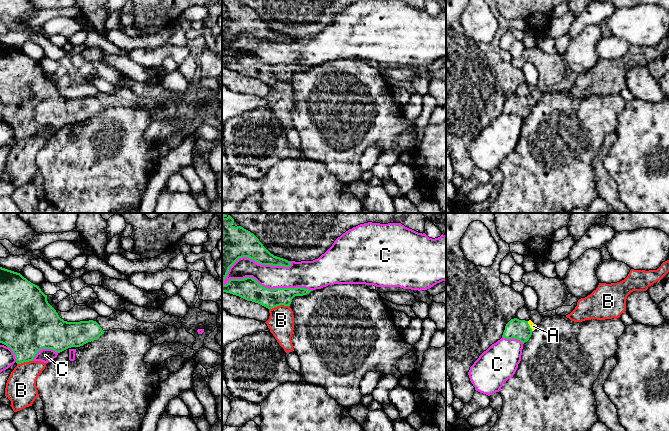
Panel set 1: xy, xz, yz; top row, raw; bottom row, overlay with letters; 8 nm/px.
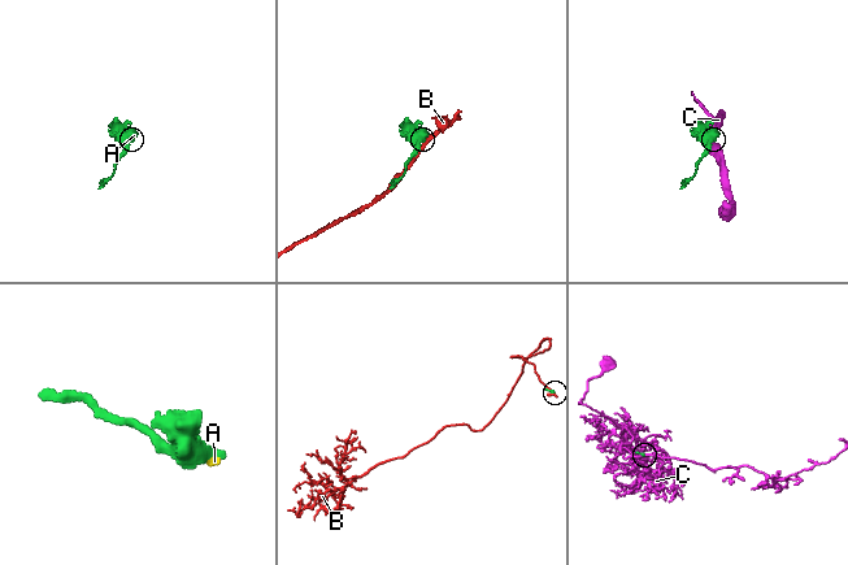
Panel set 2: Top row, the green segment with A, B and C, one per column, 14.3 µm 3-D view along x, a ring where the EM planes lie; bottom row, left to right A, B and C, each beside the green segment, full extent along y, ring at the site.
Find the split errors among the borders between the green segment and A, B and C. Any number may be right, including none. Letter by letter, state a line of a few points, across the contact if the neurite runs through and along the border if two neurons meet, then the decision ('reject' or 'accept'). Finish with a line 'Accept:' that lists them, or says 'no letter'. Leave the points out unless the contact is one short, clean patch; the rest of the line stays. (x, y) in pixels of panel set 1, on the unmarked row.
A: accept
B: line xz (289, 81), (277, 81), (269, 85); reject
C: reject
Accept: A

